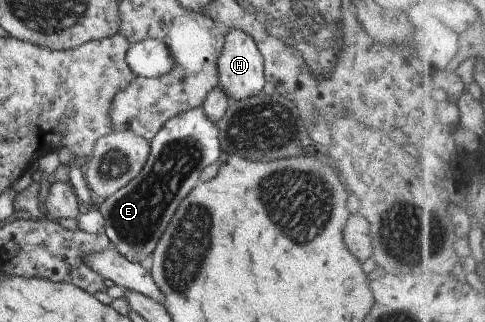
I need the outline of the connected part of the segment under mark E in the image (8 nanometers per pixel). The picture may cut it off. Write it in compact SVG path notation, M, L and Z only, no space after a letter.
M202 105L167 119L155 133L155 136L148 141L148 145L150 151L141 170L111 196L97 200L97 210L104 218L104 234L107 235L109 242L115 245L115 250L132 263L141 262L145 256L149 256L153 252L179 203L199 182L198 176L204 165L218 162L219 154L221 154L217 141L217 125L208 119Z

